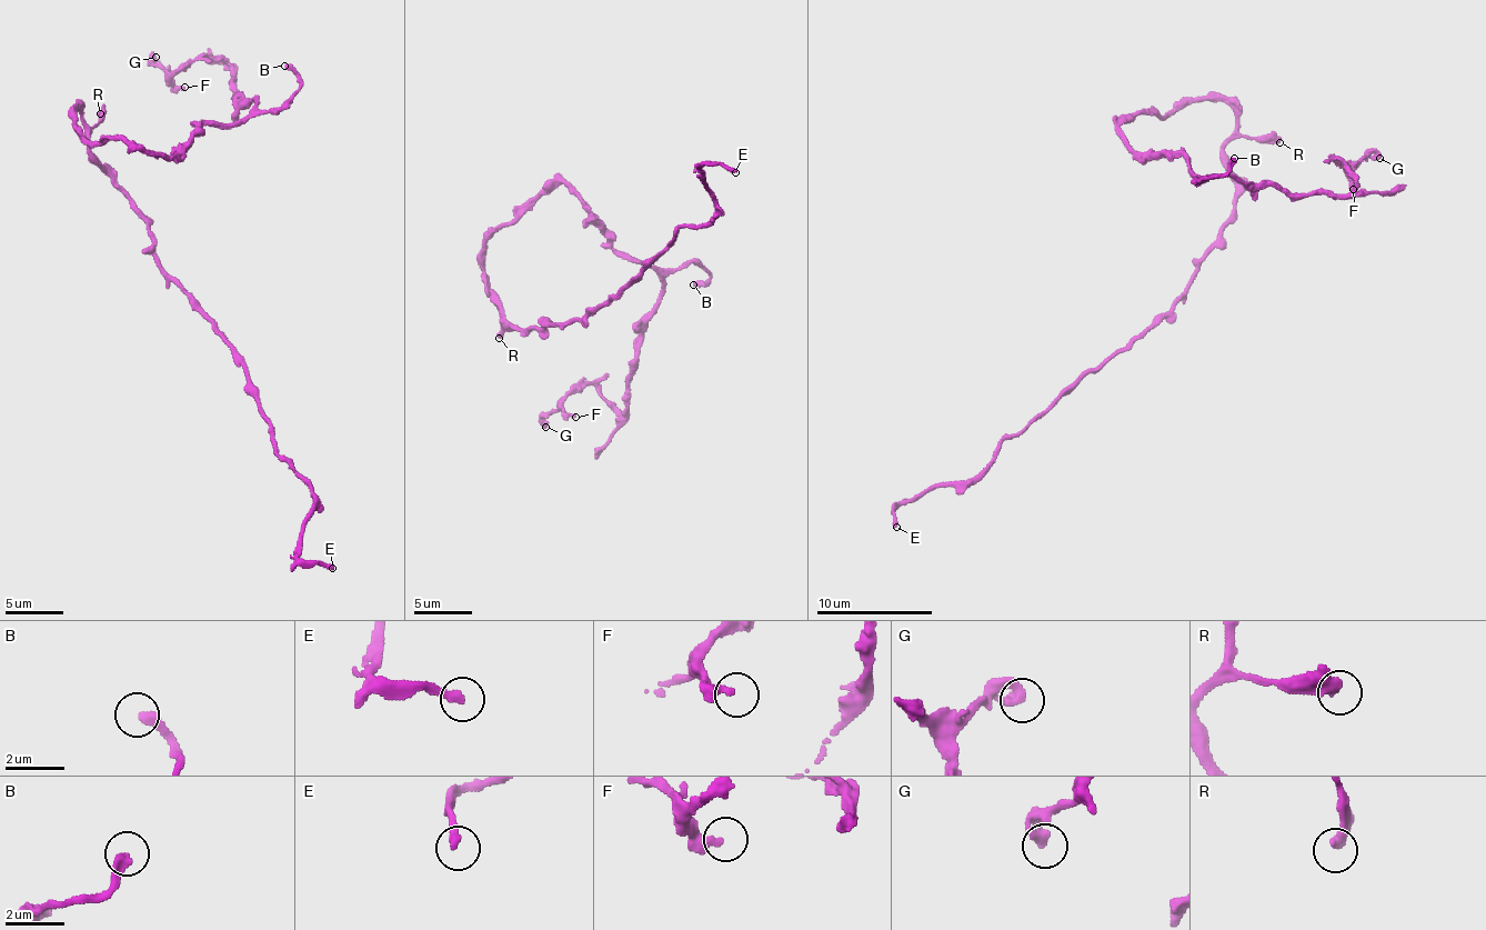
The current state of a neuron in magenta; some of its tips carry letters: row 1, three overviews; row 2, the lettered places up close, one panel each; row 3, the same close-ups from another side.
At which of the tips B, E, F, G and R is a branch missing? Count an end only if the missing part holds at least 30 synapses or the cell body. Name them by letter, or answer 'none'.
B

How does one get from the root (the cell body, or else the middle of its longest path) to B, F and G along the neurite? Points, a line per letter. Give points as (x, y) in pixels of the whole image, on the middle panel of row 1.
B: (488, 293), (484, 237), (563, 183), (618, 251), (652, 266), (691, 263), (709, 272), (709, 280), (693, 284)
F: (488, 293), (484, 237), (563, 183), (609, 243), (658, 272), (626, 410), (591, 383), (562, 403), (575, 417)
G: (488, 293), (484, 237), (563, 183), (609, 243), (661, 279), (626, 410), (585, 383), (545, 427)

